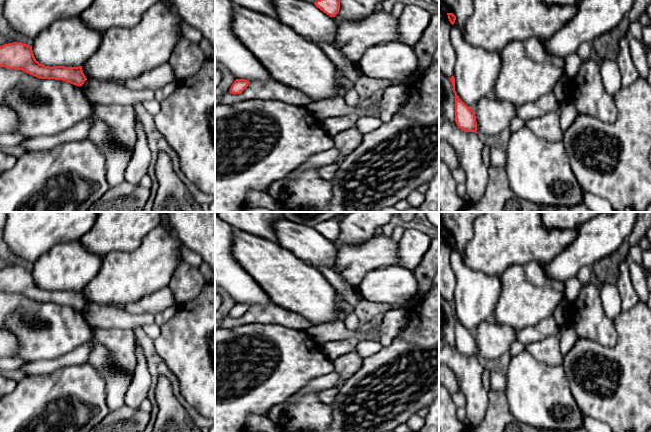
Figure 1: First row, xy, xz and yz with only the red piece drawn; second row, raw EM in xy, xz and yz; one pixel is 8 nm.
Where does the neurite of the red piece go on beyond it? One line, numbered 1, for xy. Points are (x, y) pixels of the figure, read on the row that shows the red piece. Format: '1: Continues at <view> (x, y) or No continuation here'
1: No continuation here

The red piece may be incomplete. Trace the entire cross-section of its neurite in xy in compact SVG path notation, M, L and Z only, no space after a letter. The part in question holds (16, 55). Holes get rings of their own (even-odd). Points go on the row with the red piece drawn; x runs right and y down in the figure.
M13 42L0 46L0 67L19 69L41 79L55 79L82 86L87 80L82 66L45 66L34 57L32 46Z

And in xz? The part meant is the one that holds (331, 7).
M317 0L314 4L330 17L335 17L340 10L340 0Z

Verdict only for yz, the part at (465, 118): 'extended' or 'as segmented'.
as segmented

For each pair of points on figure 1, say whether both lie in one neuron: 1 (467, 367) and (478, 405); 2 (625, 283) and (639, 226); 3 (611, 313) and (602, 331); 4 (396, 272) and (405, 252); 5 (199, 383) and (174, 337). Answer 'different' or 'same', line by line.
1: same
2: different
3: different
4: different
5: same

